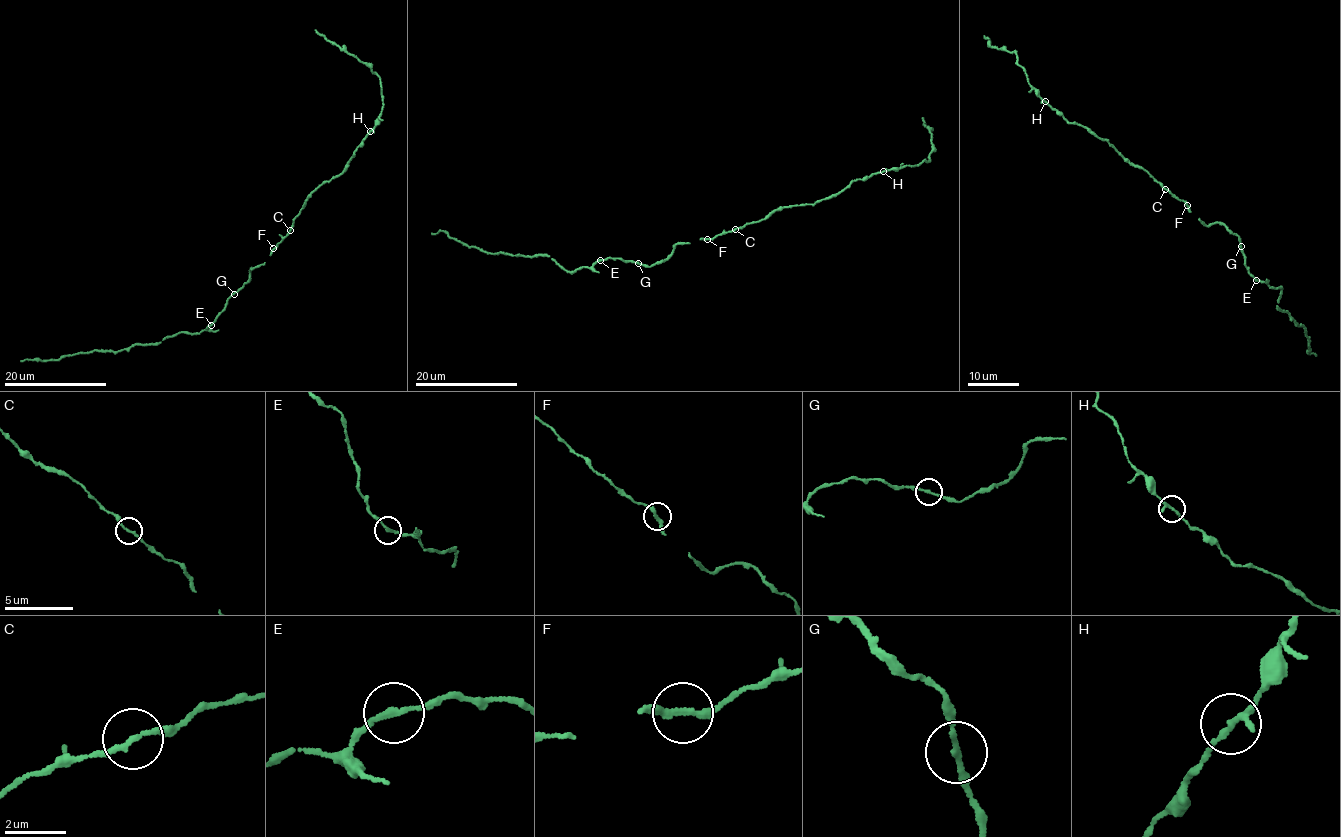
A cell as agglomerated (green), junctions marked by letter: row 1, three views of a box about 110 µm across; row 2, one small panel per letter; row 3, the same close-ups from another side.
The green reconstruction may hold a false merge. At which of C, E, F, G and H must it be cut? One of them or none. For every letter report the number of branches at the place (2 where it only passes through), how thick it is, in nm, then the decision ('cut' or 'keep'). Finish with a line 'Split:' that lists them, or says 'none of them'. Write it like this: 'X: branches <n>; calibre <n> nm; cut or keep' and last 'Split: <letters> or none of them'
C: branches 2; calibre 160 nm; keep
E: branches 2; calibre 160 nm; keep
F: branches 2; calibre 200 nm; keep
G: branches 2; calibre 160 nm; keep
H: branches 3; calibre 150 nm; cut
Split: H

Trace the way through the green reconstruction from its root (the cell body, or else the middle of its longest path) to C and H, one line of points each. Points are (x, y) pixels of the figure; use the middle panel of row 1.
C: (708, 238), (735, 229)
H: (708, 238), (757, 222), (783, 207), (813, 204), (831, 197), (854, 180), (882, 171)

